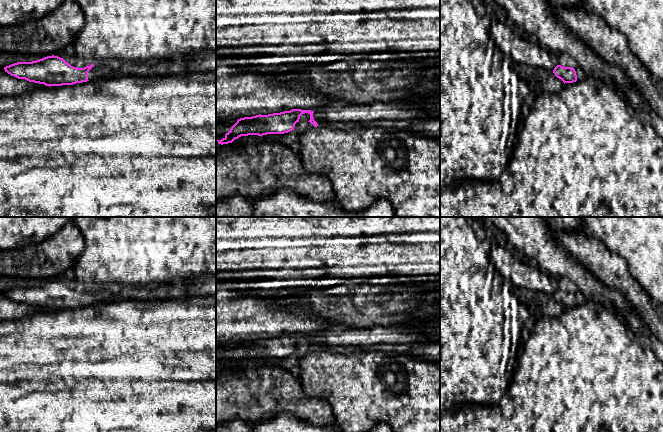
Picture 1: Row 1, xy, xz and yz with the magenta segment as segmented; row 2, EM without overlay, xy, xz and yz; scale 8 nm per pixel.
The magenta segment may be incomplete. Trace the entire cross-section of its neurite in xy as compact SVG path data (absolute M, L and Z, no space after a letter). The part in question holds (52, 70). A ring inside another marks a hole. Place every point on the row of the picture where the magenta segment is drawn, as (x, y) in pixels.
M54 55L32 62L17 62L4 67L4 70L18 79L49 87L73 85L118 75L113 69L101 64L91 64L84 68L73 67L63 58Z

